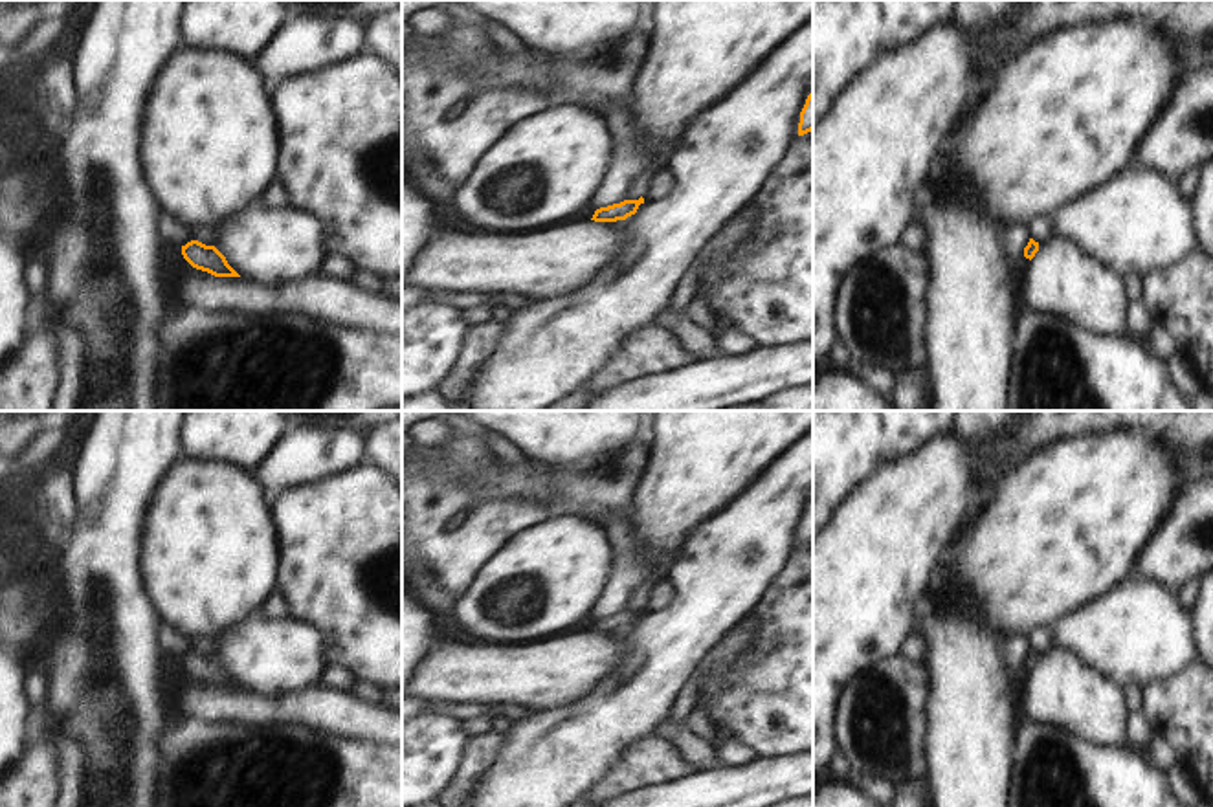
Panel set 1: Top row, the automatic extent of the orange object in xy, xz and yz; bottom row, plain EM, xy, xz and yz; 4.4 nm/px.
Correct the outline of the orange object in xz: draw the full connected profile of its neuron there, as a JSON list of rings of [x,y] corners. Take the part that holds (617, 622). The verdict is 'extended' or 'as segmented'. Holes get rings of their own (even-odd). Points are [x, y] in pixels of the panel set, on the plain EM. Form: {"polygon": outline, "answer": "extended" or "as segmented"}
{"polygon": [[[640,607],[639,611],[624,611],[620,614],[613,614],[607,618],[587,618],[582,624],[567,629],[563,635],[573,635],[573,633],[617,633],[617,631],[626,631],[628,627],[635,625],[639,616],[644,614],[644,609]]], "answer": "extended"}

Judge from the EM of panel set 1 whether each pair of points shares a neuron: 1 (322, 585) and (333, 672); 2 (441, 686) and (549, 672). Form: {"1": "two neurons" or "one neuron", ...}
{"1": "two neurons", "2": "one neuron"}

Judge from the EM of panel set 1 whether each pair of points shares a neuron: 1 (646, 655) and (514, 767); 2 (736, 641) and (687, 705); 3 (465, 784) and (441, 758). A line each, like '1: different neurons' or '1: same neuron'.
1: same neuron
2: same neuron
3: different neurons

